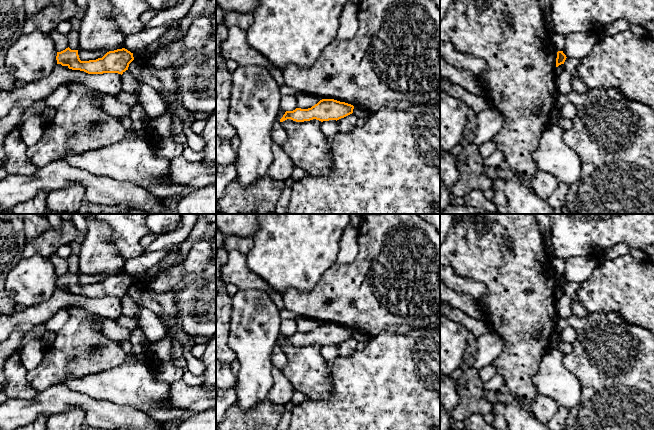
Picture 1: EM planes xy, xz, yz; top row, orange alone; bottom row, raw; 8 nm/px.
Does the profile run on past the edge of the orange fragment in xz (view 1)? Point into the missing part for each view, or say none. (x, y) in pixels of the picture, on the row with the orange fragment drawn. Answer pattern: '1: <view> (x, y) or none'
1: none

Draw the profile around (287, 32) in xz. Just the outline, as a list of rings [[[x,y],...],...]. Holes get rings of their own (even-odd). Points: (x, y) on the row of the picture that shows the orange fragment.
[[[259,0],[253,22],[246,31],[248,45],[261,53],[271,65],[283,70],[288,65],[311,67],[322,51],[337,37],[339,19],[348,0]]]

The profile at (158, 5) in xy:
[[[146,0],[152,9],[156,12],[170,9],[178,5],[179,0]]]

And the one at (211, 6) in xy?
[[[209,0],[201,16],[210,18],[210,16],[216,11],[216,0]]]

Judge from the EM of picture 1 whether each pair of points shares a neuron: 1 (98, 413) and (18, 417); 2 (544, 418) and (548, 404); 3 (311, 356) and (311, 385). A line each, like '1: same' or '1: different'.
1: same
2: same
3: same

